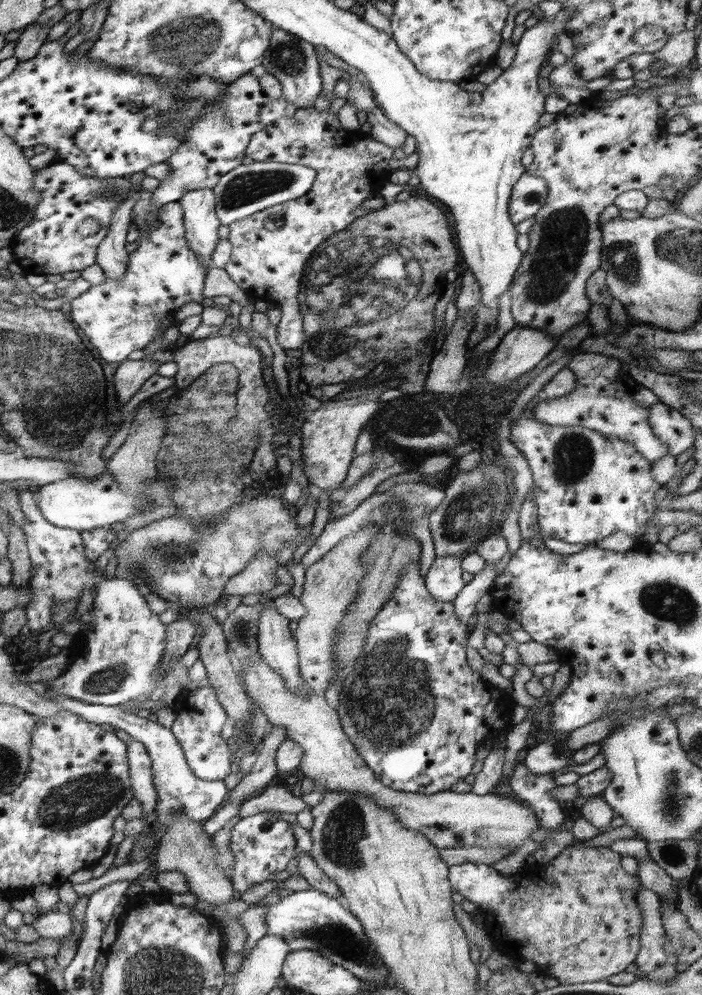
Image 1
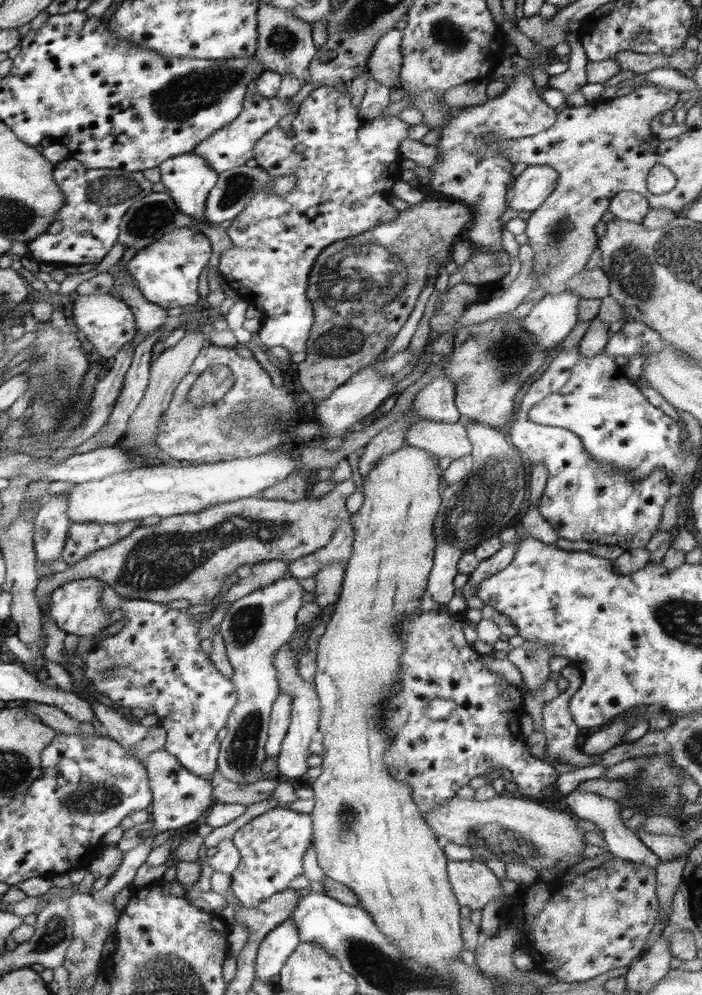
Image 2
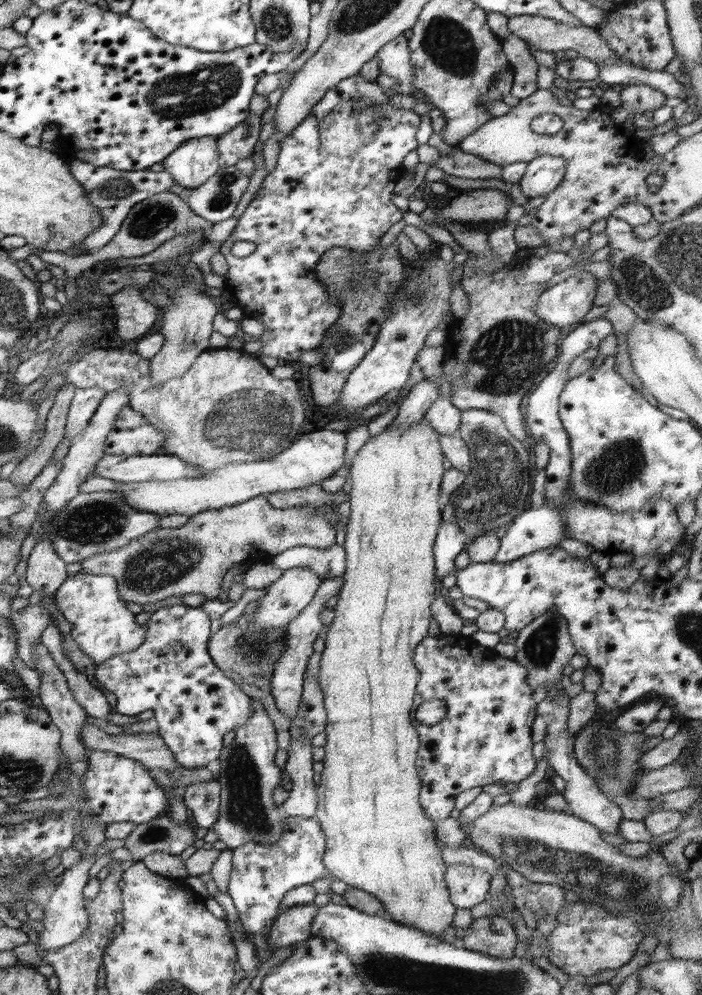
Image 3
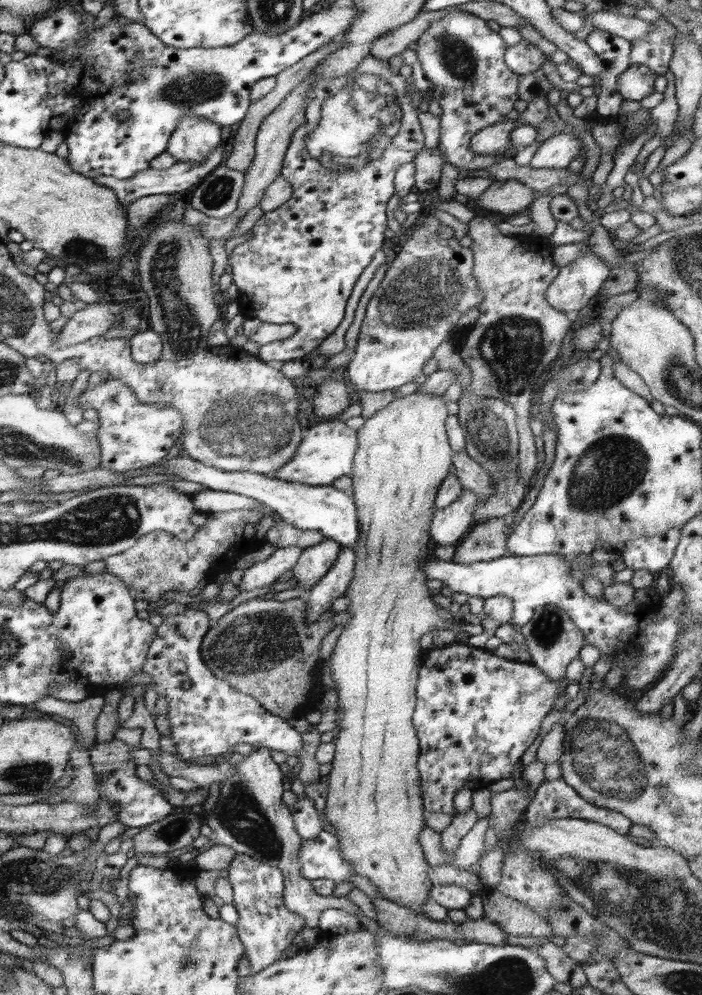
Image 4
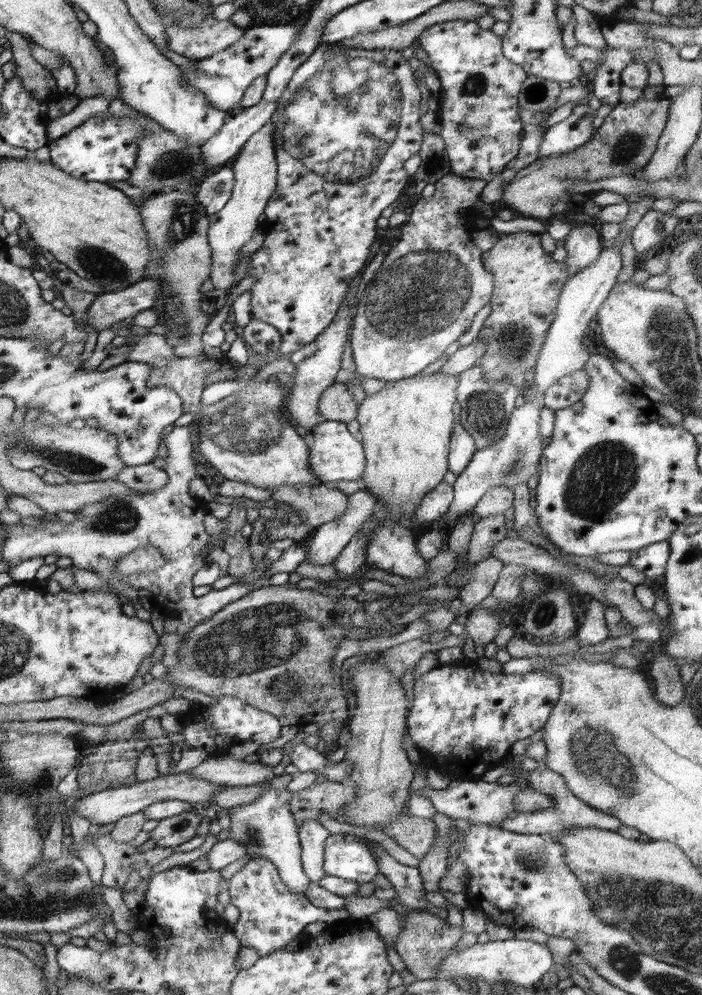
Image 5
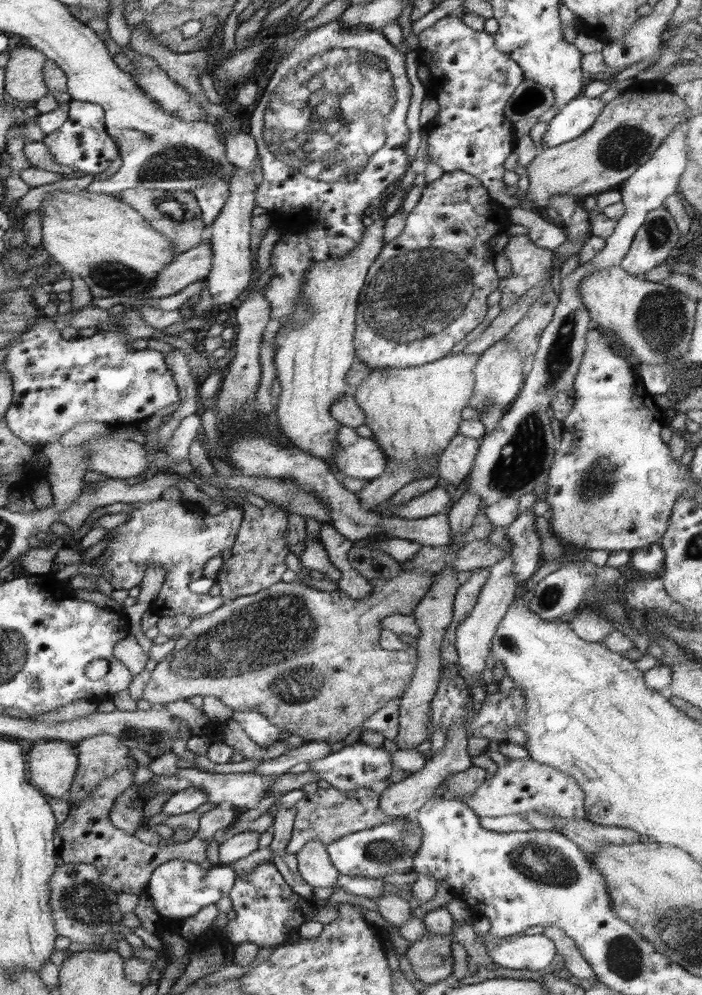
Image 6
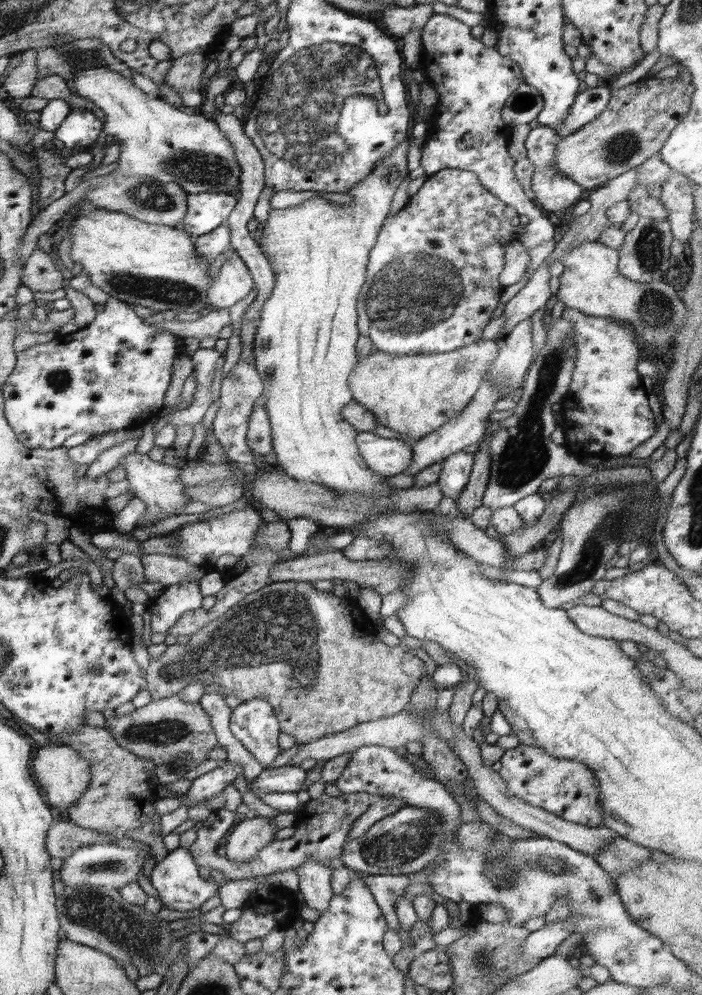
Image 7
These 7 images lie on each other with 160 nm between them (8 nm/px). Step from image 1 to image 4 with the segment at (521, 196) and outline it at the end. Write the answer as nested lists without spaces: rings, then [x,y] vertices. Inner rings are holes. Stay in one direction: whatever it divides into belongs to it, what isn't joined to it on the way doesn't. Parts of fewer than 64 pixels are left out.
[[[568,132],[556,134],[541,144],[529,166],[533,168],[552,168],[564,170],[580,155],[580,144]]]

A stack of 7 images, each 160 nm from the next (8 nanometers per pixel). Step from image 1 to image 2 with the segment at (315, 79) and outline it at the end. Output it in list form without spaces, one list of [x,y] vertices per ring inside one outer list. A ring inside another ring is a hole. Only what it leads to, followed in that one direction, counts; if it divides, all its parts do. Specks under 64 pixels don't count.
[[[260,1],[257,8],[257,33],[255,52],[263,64],[263,72],[274,71],[282,75],[290,73],[306,83],[308,65],[318,52],[312,41],[312,26],[309,22],[299,19],[290,9],[281,9]]]

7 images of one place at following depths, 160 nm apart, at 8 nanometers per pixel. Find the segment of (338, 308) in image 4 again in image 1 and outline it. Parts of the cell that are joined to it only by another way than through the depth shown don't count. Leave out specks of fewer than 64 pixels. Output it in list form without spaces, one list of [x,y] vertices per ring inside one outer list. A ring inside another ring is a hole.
[[[312,104],[299,108],[292,118],[279,118],[254,134],[246,148],[246,157],[260,163],[273,161],[303,165],[313,169],[317,174],[313,186],[302,198],[270,206],[229,225],[230,233],[227,239],[232,243],[233,249],[230,260],[223,269],[252,299],[277,303],[280,306],[278,344],[284,350],[300,349],[305,339],[302,305],[306,304],[307,297],[306,286],[302,286],[302,278],[306,278],[306,266],[310,266],[310,256],[330,236],[340,230],[346,230],[354,220],[368,214],[369,211],[362,208],[362,203],[370,194],[380,193],[382,185],[391,178],[387,170],[388,163],[394,157],[394,149],[384,146],[382,142],[376,142],[370,134],[348,131],[342,126],[337,114],[330,112],[329,108],[317,110]]]

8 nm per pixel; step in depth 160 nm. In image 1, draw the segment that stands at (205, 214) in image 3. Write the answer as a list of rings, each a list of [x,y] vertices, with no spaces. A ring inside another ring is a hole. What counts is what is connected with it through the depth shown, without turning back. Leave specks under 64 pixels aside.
[[[252,162],[234,168],[222,176],[213,189],[216,200],[216,215],[222,225],[248,218],[270,206],[278,206],[296,198],[302,198],[313,186],[316,172],[303,165],[292,165],[278,162]]]

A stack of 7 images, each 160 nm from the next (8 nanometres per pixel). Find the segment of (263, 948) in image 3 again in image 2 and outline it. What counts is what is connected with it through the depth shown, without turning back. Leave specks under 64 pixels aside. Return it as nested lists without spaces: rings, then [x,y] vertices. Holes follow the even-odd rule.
[[[274,807],[247,822],[231,839],[240,851],[241,861],[231,874],[230,888],[242,907],[256,908],[270,896],[286,890],[291,880],[303,874],[303,857],[313,846],[312,815]]]

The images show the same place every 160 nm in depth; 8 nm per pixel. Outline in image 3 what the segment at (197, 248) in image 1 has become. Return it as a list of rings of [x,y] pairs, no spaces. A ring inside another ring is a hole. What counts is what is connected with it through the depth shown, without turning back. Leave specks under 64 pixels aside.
[[[214,136],[186,140],[164,158],[164,171],[174,178],[174,184],[189,192],[216,175],[221,168],[216,140]]]

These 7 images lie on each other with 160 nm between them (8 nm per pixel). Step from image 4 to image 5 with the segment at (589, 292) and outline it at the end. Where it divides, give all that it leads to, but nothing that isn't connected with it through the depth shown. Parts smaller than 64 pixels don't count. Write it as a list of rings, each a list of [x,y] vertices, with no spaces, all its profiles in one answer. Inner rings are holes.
[[[578,222],[565,237],[564,248],[568,253],[565,260],[568,278],[588,268],[597,258],[602,249],[602,236],[597,227],[586,222]]]

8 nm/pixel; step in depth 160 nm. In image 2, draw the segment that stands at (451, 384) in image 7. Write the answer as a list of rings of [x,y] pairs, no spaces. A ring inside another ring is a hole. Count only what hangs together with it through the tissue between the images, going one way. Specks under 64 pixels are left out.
[[[406,443],[402,448],[384,455],[376,464],[367,472],[365,481],[359,487],[364,495],[363,506],[354,514],[351,515],[351,523],[354,531],[354,540],[352,543],[351,557],[344,562],[344,578],[342,581],[340,596],[334,606],[333,615],[330,616],[330,622],[326,626],[326,632],[320,636],[318,640],[318,652],[316,652],[316,675],[315,675],[315,692],[320,702],[321,713],[319,716],[319,732],[322,733],[322,746],[324,746],[322,760],[322,774],[310,783],[313,789],[315,802],[311,815],[313,820],[313,847],[316,852],[317,863],[320,868],[327,874],[327,878],[331,878],[336,882],[345,884],[352,890],[353,894],[358,898],[360,907],[366,909],[368,914],[373,918],[373,921],[379,926],[379,929],[390,937],[401,950],[403,957],[410,957],[417,963],[422,963],[430,968],[437,975],[445,975],[451,971],[449,964],[456,959],[460,959],[464,941],[460,932],[460,904],[457,902],[456,896],[452,890],[452,885],[448,880],[447,862],[449,858],[446,856],[445,850],[442,847],[442,841],[434,834],[434,831],[428,826],[428,823],[423,817],[423,811],[414,802],[412,798],[412,788],[406,781],[399,781],[394,778],[393,774],[388,773],[386,764],[382,762],[384,753],[391,743],[391,736],[387,733],[387,728],[382,725],[385,720],[381,714],[385,712],[385,706],[382,703],[392,695],[392,691],[396,687],[400,687],[400,657],[404,653],[404,646],[398,642],[398,634],[396,627],[402,623],[404,617],[416,613],[420,605],[420,598],[427,589],[427,580],[433,567],[433,550],[438,543],[434,536],[434,519],[436,518],[439,508],[441,508],[442,495],[438,492],[440,486],[440,476],[437,468],[438,458],[430,454],[427,450],[412,446]]]

